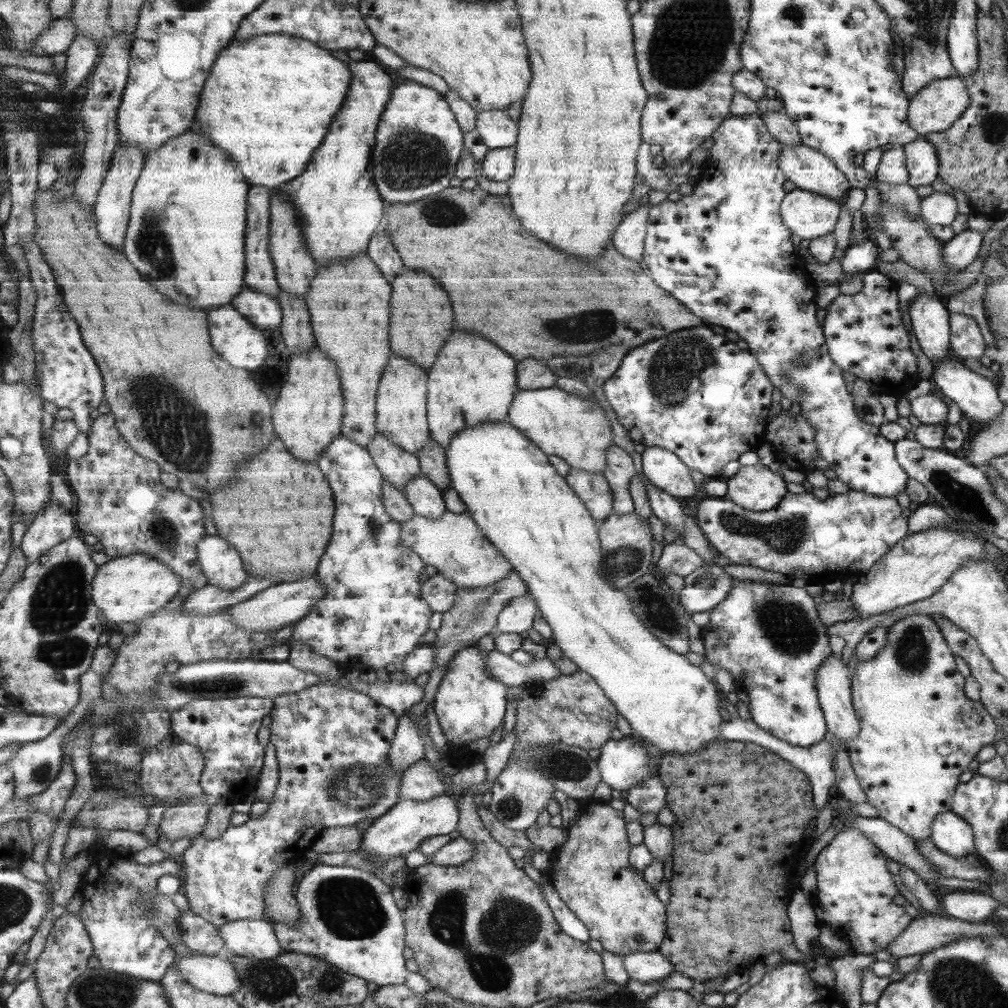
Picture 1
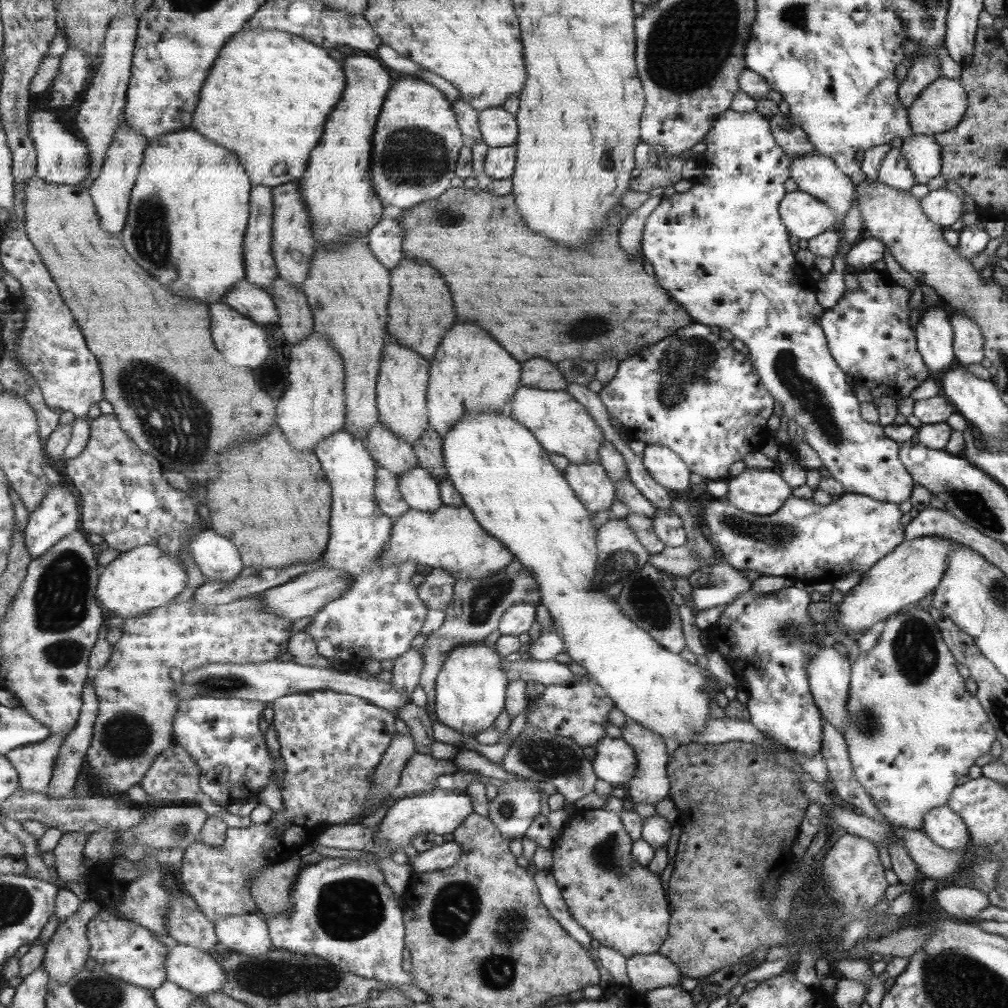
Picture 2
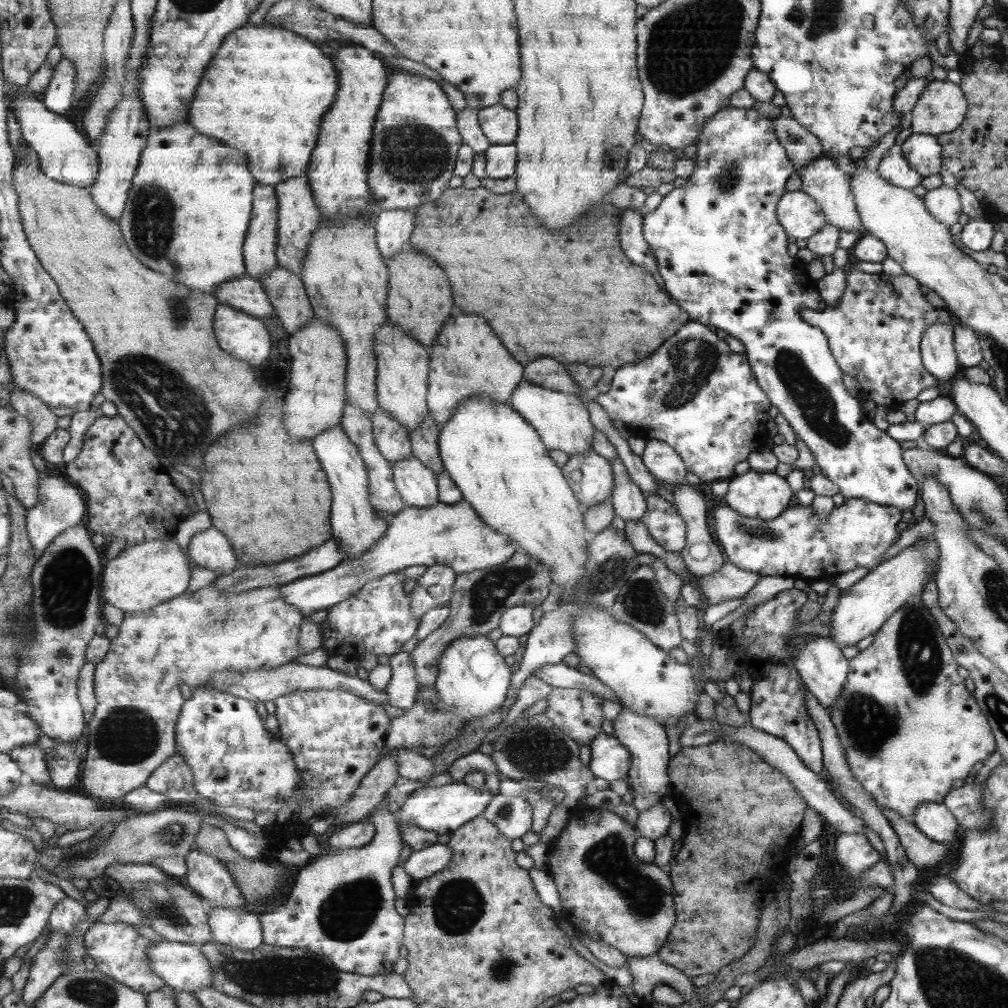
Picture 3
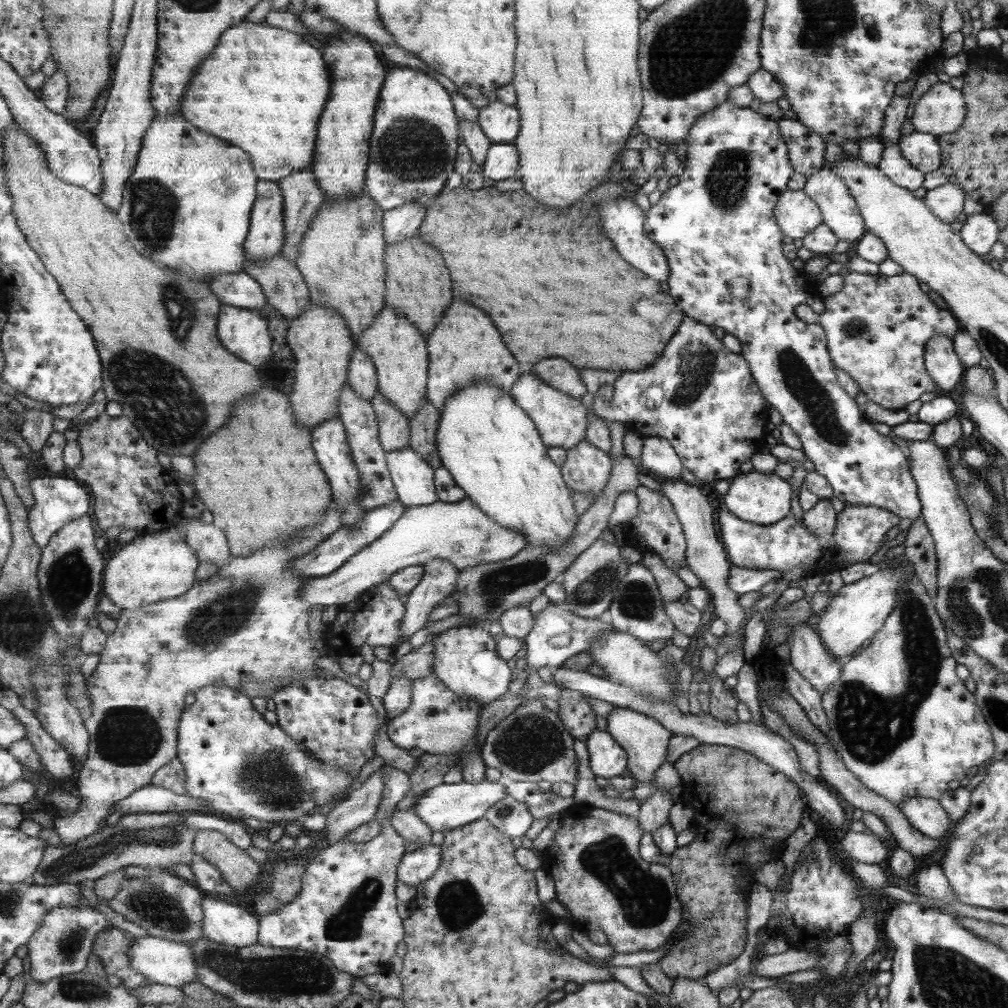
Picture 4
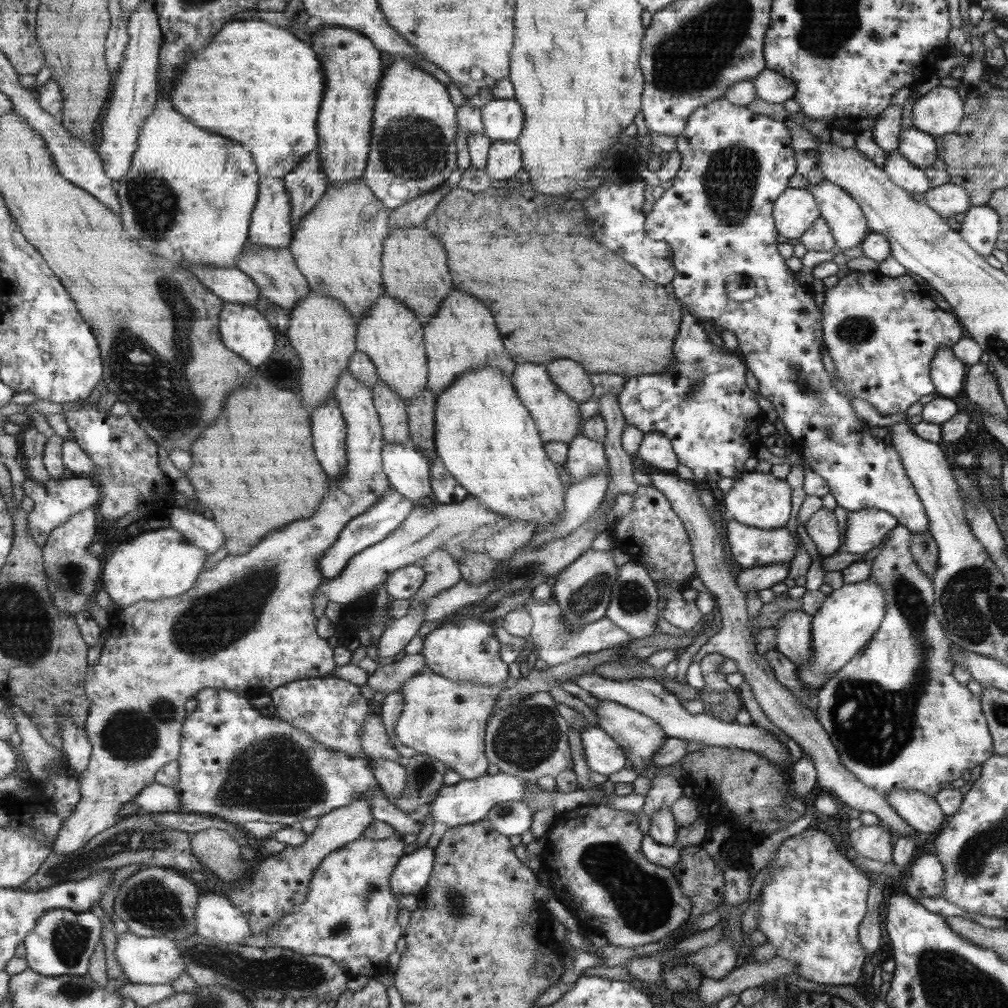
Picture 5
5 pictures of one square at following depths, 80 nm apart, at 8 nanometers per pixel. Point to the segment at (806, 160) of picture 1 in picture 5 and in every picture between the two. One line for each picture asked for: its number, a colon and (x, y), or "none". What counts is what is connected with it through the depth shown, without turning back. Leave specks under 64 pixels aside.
2: (814, 174)
3: (821, 179)
4: (840, 213)
5: (842, 214)

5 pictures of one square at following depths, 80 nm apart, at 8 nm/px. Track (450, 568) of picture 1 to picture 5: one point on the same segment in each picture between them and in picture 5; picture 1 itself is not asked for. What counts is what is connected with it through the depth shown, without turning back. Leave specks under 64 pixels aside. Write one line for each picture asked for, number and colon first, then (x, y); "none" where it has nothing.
2: (452, 539)
3: (454, 535)
4: (461, 532)
5: (469, 526)

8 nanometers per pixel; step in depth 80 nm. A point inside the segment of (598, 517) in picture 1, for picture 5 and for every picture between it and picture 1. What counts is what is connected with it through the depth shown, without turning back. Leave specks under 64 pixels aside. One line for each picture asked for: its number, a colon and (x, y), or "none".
2: (595, 491)
3: (589, 477)
4: (586, 469)
5: (584, 457)

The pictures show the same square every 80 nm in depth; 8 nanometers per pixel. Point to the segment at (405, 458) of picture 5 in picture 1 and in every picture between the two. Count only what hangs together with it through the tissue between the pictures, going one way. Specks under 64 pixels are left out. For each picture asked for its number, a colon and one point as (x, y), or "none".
1: (428, 501)
2: (418, 487)
3: (418, 485)
4: (415, 479)

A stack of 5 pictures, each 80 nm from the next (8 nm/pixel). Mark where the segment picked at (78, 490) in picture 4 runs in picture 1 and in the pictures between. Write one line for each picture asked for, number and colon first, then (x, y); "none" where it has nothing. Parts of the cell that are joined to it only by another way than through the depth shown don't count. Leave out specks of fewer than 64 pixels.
1: (55, 525)
2: (58, 516)
3: (61, 507)

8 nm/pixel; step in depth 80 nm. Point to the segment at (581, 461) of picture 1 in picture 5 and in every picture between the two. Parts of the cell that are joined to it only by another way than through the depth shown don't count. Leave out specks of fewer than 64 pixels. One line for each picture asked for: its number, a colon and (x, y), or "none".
2: (563, 426)
3: (562, 421)
4: (561, 420)
5: (557, 417)

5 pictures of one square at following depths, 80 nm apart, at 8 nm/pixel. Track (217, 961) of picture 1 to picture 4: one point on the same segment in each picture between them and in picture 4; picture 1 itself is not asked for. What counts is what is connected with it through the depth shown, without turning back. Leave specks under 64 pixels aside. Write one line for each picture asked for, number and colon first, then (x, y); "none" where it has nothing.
2: (197, 971)
3: (184, 966)
4: (167, 962)

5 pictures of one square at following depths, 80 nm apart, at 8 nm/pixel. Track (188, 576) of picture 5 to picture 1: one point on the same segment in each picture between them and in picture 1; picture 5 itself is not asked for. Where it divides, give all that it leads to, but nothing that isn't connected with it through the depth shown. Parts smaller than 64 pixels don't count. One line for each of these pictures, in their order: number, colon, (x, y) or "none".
1: (127, 589)
2: (145, 578)
3: (141, 577)
4: (152, 568)

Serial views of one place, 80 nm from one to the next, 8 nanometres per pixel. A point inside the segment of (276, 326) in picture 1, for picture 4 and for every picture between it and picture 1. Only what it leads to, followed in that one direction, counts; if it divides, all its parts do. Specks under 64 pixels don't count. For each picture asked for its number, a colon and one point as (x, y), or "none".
2: (253, 301)
3: (246, 294)
4: (241, 290)

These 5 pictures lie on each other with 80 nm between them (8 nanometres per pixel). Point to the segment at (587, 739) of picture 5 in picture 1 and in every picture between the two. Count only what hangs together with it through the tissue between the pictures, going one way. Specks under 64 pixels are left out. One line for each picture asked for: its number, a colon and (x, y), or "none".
1: (623, 764)
2: (615, 762)
3: (609, 761)
4: (606, 758)

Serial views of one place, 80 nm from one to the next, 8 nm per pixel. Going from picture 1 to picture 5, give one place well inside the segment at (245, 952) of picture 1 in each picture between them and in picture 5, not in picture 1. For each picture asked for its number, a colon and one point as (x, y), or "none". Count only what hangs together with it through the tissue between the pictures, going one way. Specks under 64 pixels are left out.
2: (250, 934)
3: (243, 929)
4: (226, 922)
5: (217, 917)

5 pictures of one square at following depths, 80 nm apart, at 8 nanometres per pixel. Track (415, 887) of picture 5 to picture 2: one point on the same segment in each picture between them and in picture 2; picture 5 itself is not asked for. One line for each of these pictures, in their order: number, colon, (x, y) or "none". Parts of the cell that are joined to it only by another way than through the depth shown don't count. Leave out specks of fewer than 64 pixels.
2: (442, 857)
3: (422, 864)
4: (416, 867)

